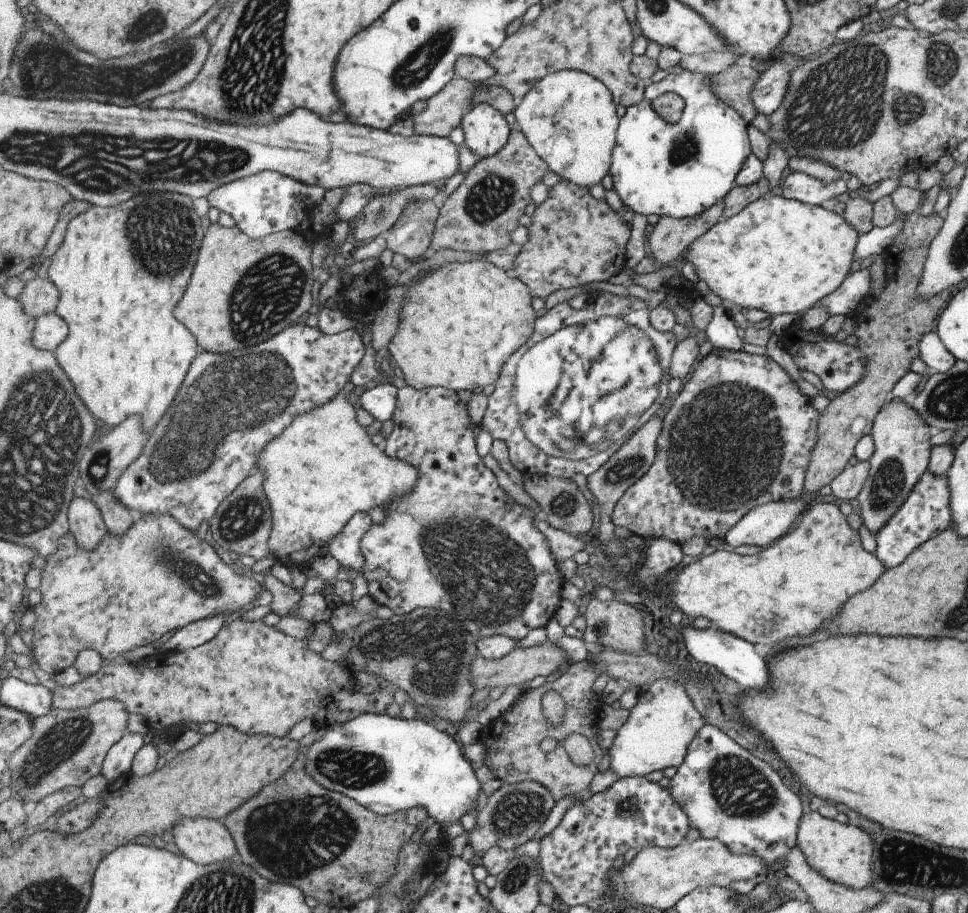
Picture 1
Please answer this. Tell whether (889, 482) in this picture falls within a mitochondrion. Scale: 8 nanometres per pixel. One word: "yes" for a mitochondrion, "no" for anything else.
yes

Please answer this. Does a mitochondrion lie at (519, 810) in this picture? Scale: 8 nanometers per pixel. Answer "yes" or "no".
yes

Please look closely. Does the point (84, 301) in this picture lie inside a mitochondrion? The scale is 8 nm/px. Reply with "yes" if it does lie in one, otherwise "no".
no

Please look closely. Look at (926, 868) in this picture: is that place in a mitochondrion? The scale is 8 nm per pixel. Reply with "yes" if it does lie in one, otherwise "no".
yes

